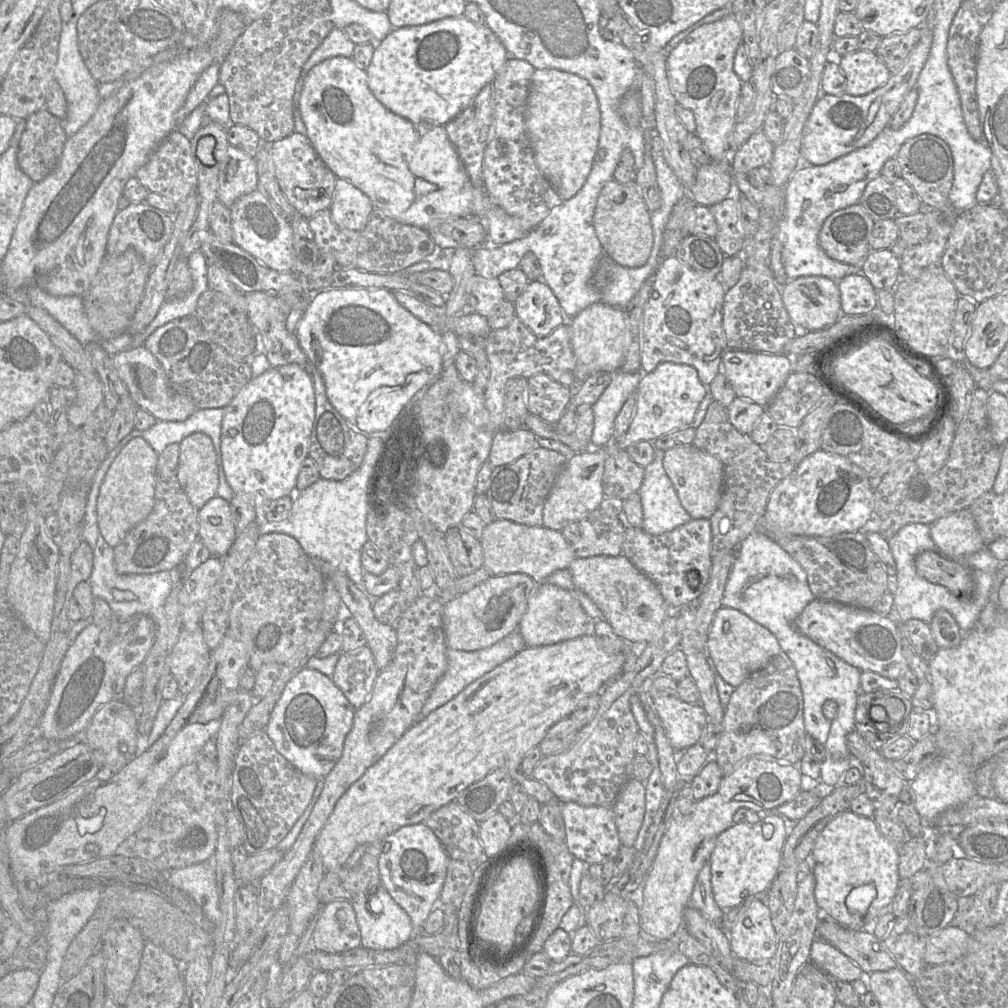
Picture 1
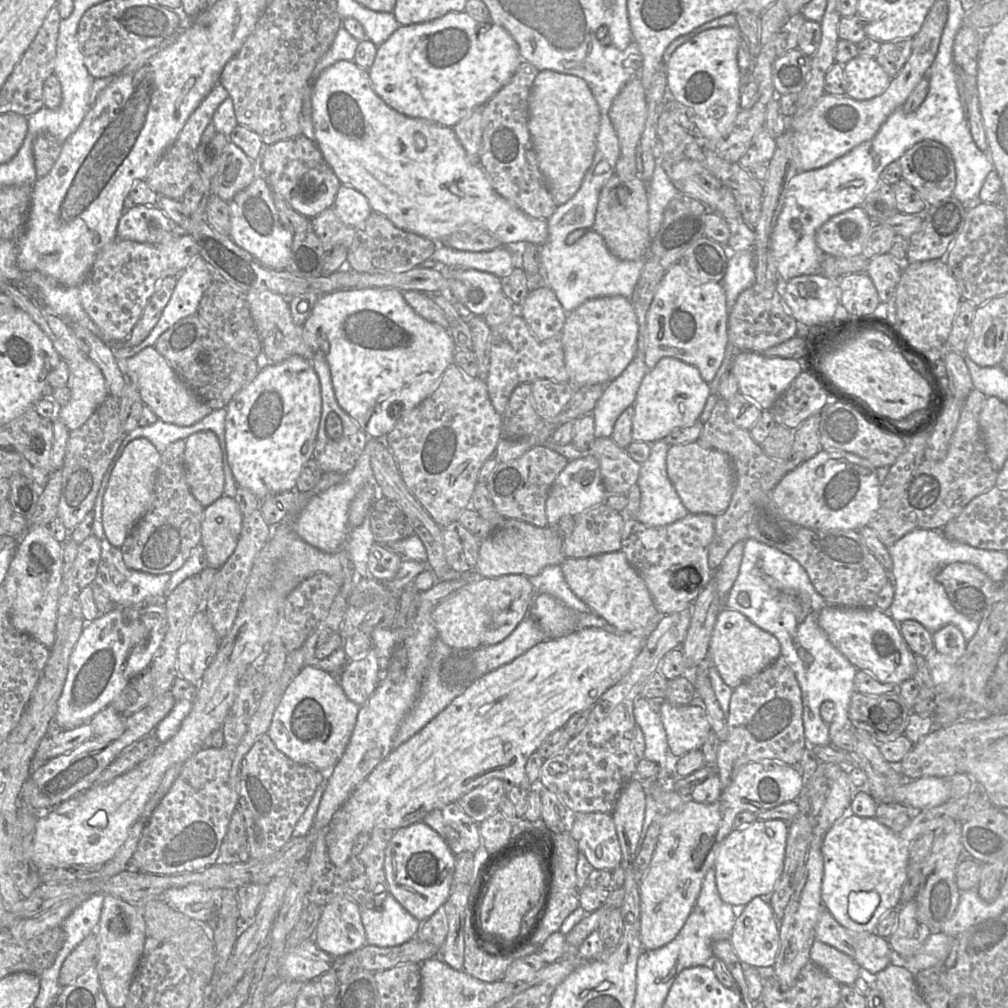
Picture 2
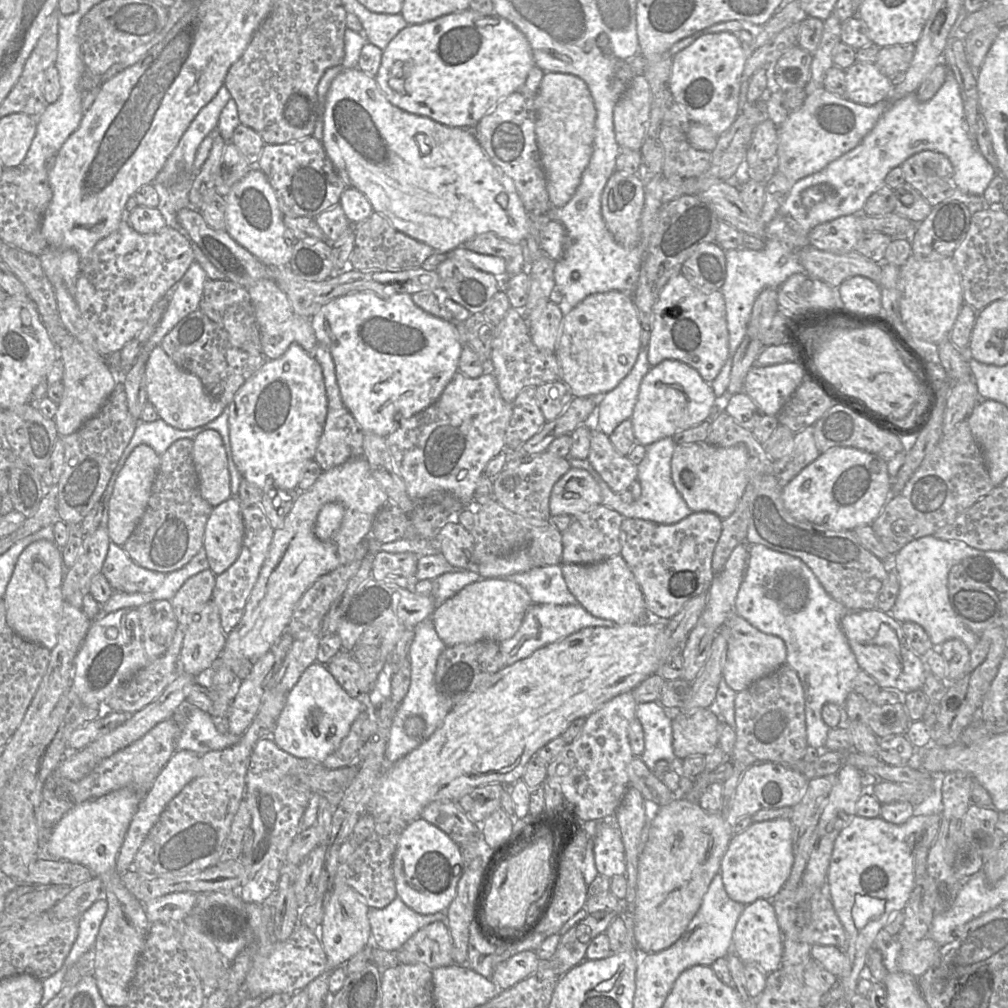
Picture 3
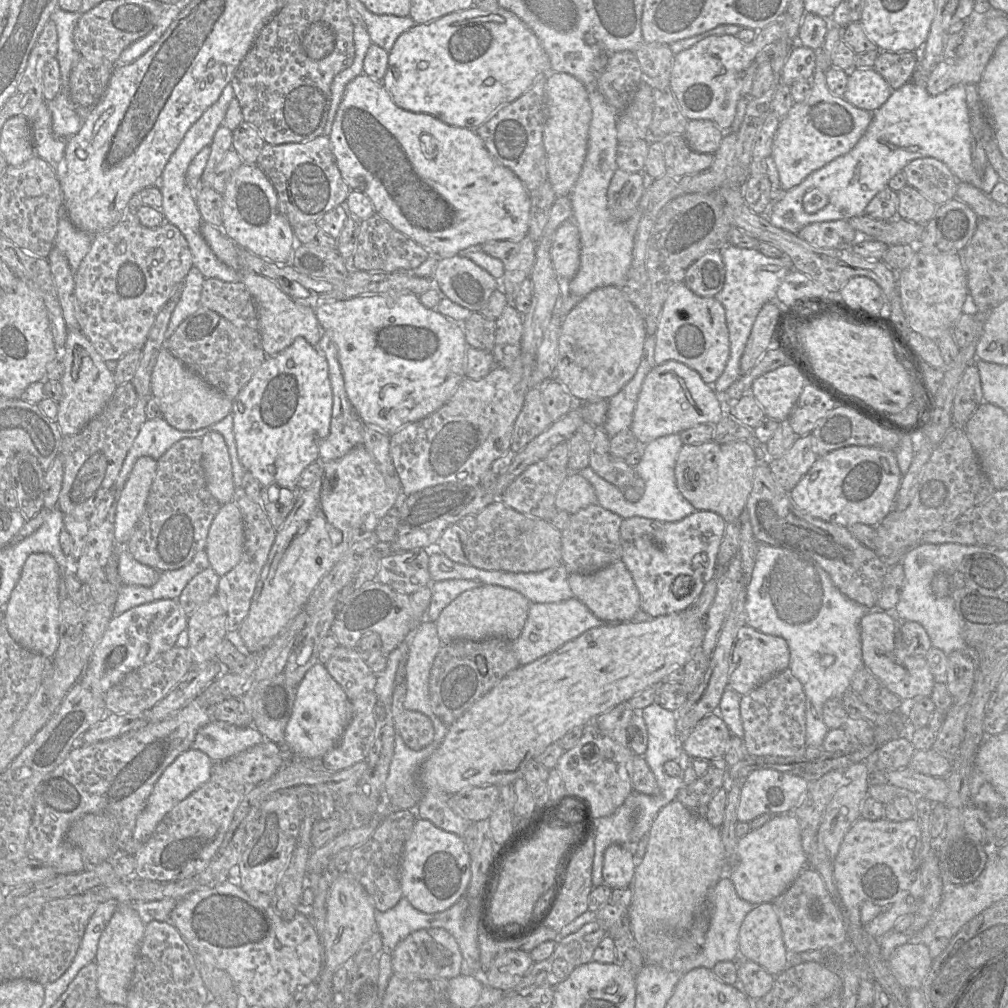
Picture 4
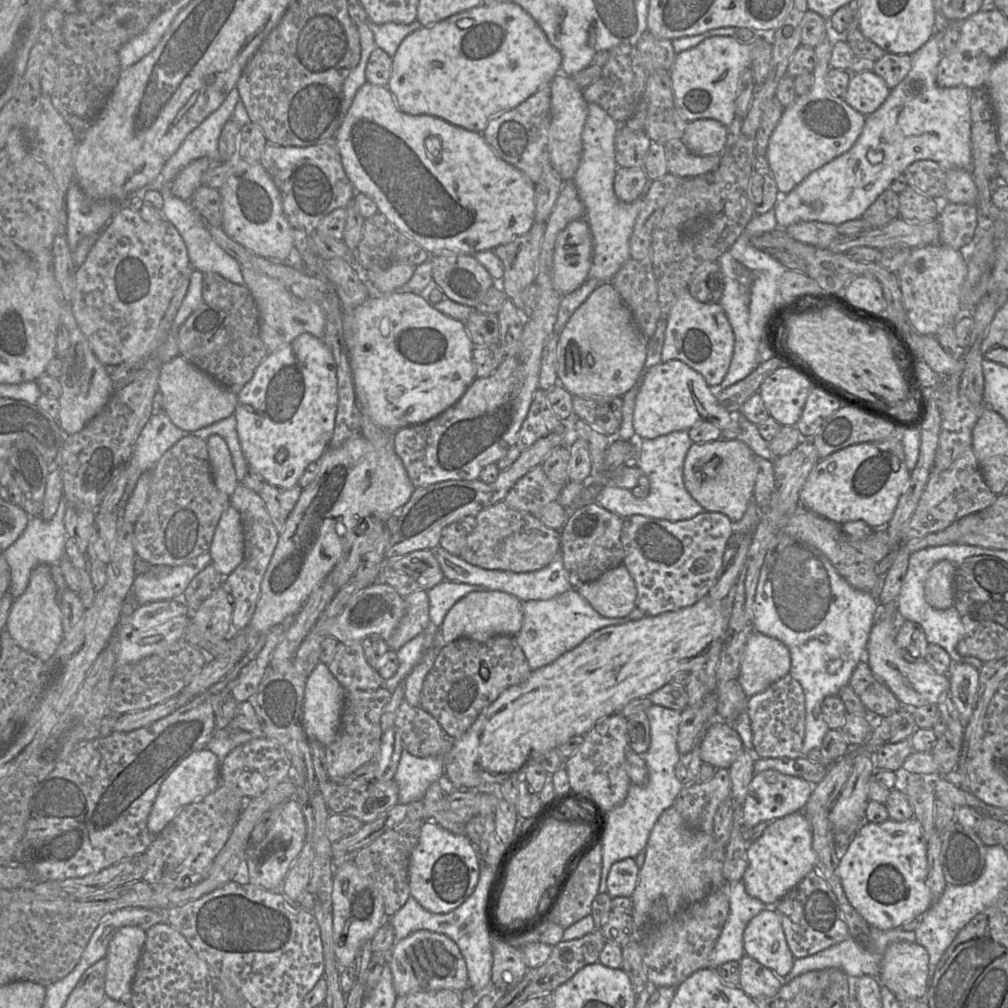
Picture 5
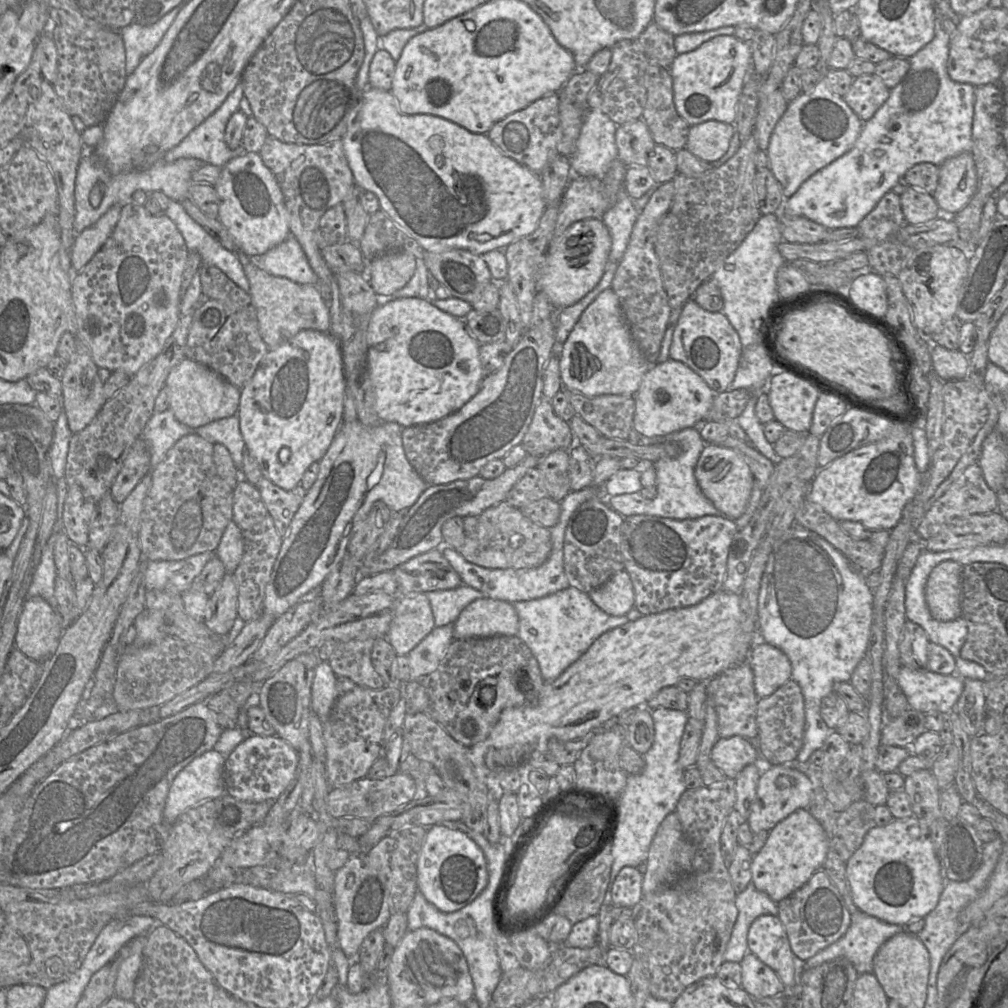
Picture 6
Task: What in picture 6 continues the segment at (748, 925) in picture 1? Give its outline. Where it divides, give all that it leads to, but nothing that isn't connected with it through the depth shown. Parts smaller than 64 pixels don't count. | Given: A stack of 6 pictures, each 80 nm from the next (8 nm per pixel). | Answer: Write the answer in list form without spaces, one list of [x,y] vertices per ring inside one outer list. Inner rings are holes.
[[[761,915],[751,924],[748,936],[748,952],[771,967],[785,986],[781,995],[801,997],[801,985],[795,981],[794,957],[787,933],[778,916]]]

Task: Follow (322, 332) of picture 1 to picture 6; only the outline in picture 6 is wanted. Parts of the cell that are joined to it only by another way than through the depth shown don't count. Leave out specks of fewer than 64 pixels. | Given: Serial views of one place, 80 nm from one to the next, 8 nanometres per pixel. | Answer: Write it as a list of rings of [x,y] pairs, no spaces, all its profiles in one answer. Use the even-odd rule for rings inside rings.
[[[409,297],[398,298],[379,305],[372,313],[367,329],[367,361],[369,376],[375,395],[375,410],[382,422],[395,422],[402,428],[429,424],[456,412],[463,407],[480,389],[485,376],[479,358],[480,344],[470,334],[463,319],[456,318],[432,305],[425,299]]]

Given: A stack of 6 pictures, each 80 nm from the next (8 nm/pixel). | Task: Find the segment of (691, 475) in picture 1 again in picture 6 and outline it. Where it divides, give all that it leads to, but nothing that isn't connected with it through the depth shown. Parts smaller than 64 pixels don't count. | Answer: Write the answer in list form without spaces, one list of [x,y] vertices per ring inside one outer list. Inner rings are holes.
[[[706,444],[696,464],[695,477],[703,494],[721,515],[736,520],[744,513],[754,486],[754,477],[737,452],[718,444]]]

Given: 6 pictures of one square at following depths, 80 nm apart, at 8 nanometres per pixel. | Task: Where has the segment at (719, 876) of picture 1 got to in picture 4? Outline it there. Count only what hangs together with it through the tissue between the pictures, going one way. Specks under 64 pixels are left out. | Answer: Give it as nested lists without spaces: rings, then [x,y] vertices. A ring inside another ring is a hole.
[[[792,814],[774,816],[761,827],[750,830],[737,845],[737,865],[731,866],[728,878],[740,898],[754,905],[772,903],[808,866],[802,847],[800,826]]]

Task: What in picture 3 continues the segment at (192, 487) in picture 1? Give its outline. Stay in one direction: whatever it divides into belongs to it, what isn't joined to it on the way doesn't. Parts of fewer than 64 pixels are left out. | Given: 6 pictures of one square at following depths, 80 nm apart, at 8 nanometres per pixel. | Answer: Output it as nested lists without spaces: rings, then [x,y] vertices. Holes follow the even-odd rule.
[[[205,430],[193,439],[193,462],[202,498],[212,507],[232,497],[225,446],[215,430]]]

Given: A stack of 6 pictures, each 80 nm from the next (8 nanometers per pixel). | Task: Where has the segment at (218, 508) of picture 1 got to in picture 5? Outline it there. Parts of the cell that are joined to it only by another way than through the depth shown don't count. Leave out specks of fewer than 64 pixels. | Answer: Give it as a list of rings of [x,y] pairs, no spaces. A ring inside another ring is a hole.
[[[231,505],[221,515],[208,553],[215,569],[226,577],[244,556],[244,533],[239,512]]]

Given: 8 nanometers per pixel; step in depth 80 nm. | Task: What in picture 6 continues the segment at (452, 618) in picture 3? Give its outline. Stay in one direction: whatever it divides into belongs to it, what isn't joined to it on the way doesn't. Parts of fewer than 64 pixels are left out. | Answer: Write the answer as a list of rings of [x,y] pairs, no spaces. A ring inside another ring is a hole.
[[[488,597],[478,598],[466,606],[453,623],[455,640],[515,636],[518,616],[512,603]]]

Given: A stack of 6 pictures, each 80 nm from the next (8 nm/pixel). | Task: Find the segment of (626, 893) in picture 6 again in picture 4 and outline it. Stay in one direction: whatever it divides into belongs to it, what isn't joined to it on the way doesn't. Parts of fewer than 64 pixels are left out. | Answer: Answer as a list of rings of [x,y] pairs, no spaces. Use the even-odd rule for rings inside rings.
[[[611,844],[604,852],[602,875],[604,883],[612,890],[627,888],[635,874],[634,856],[619,844]]]

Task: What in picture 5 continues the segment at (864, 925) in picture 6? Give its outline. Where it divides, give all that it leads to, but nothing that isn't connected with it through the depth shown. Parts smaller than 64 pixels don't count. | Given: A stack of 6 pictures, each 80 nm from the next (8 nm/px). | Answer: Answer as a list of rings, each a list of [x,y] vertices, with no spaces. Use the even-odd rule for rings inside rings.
[[[870,927],[870,935],[873,941],[872,949],[865,949],[851,937],[842,942],[830,946],[816,954],[803,958],[795,958],[793,968],[790,973],[783,978],[783,983],[787,983],[793,978],[812,970],[824,970],[829,968],[838,968],[852,978],[858,978],[863,975],[873,976],[879,979],[880,965],[886,948],[894,942],[908,941],[915,942],[916,936],[914,931],[905,931],[901,928],[880,930],[876,927]]]

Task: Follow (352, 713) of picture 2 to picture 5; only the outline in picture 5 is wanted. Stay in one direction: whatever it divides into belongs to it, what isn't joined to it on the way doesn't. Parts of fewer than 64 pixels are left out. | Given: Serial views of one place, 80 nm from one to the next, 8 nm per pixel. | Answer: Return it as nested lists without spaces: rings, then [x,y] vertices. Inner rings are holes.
[[[319,662],[308,675],[301,720],[310,740],[326,747],[336,739],[345,692],[327,664]]]

